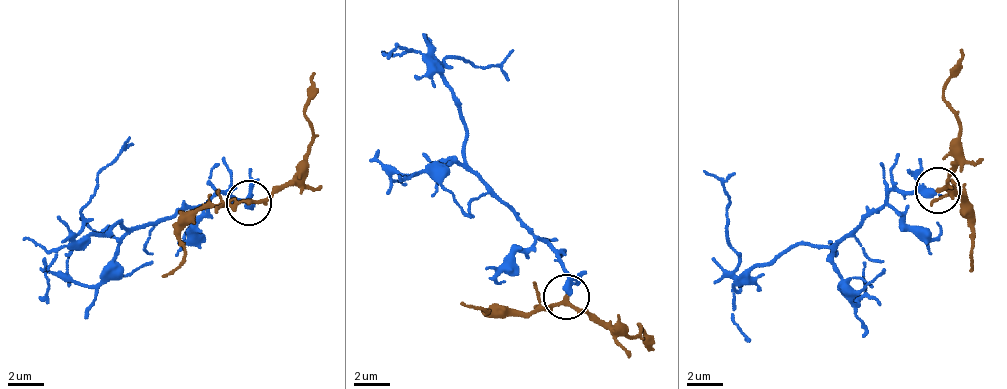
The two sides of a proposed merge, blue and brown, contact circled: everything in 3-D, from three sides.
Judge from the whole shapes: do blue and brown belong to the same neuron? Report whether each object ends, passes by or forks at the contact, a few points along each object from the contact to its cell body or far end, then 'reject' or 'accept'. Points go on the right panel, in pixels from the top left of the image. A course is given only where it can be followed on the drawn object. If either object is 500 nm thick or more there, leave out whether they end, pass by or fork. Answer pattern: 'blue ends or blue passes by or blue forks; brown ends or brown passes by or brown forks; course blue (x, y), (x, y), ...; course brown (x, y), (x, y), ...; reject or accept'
blue passes by; brown passes by; course blue (934, 189), (903, 195), (886, 194), (831, 245), (792, 246), (748, 268), (731, 242), (729, 193), (702, 169); course brown (939, 189), (947, 177), (958, 137), (944, 83), (960, 50); accept

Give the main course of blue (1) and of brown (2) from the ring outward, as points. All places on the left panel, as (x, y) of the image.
1: (247, 201), (212, 194), (130, 228), (121, 223), (87, 235), (83, 206), (127, 135)
2: (248, 201), (273, 193), (304, 159), (311, 136), (305, 103), (313, 74)

